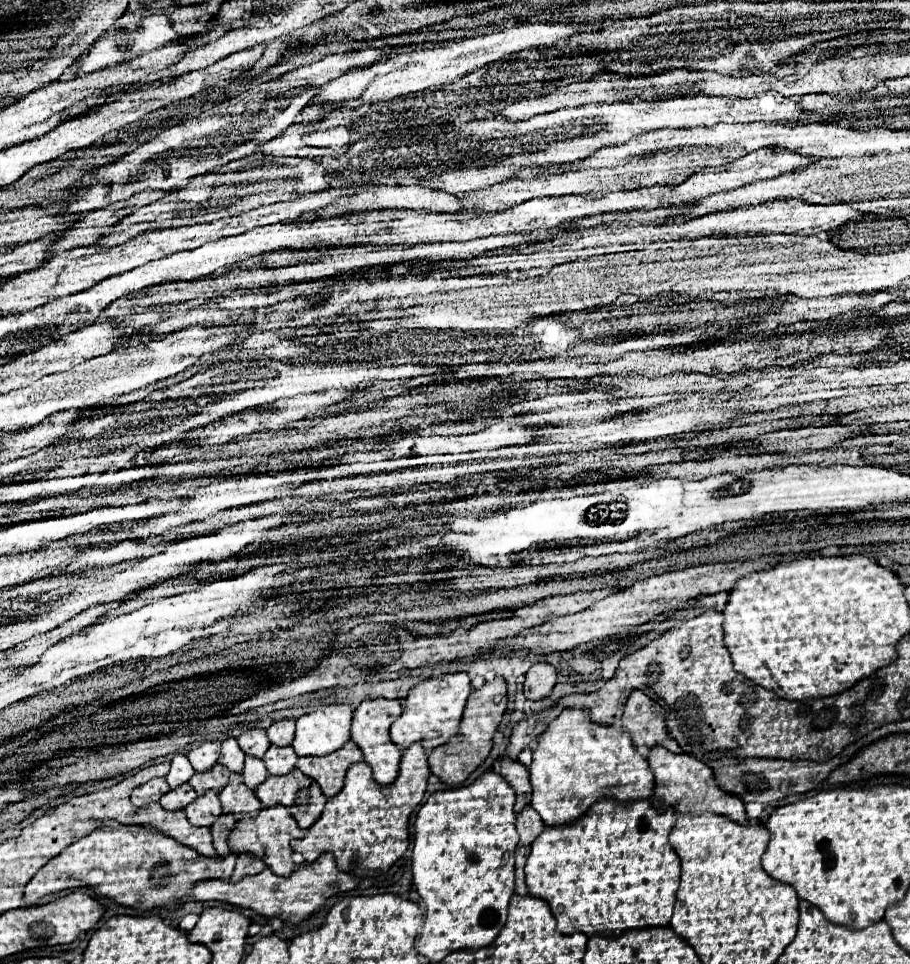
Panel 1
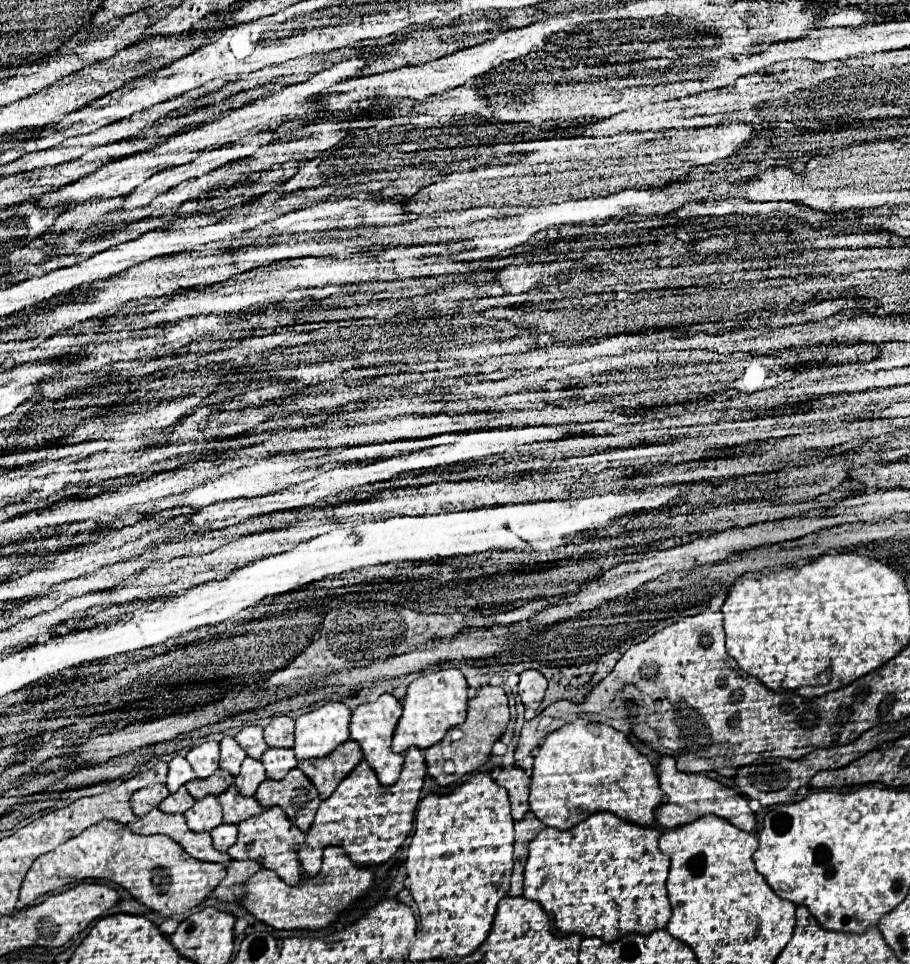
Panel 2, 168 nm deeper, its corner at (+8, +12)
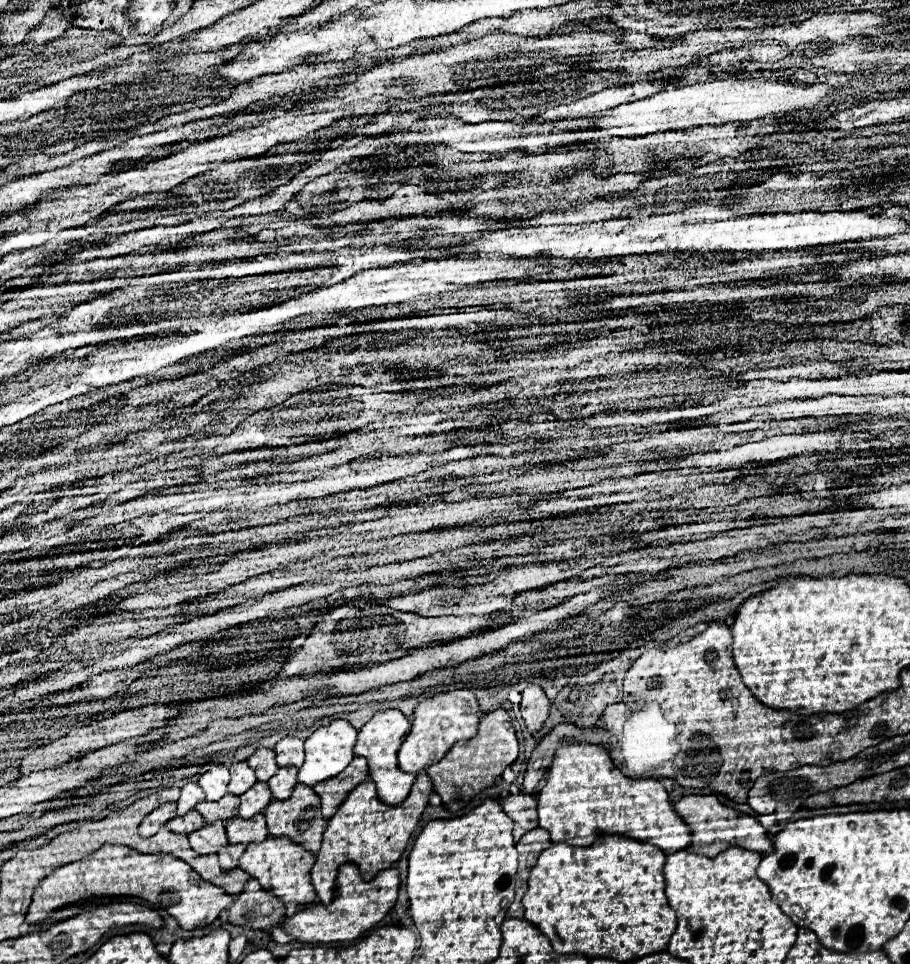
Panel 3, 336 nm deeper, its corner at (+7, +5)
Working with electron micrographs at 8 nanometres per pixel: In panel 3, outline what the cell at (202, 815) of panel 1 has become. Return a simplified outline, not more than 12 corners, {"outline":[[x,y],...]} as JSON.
{"outline":[[223,824],[205,826],[189,834],[199,854],[217,854],[227,846]]}

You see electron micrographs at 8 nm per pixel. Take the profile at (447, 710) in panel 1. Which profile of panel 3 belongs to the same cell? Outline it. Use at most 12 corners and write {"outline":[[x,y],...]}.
{"outline":[[471,690],[423,700],[399,750],[403,772],[437,764],[477,734]]}

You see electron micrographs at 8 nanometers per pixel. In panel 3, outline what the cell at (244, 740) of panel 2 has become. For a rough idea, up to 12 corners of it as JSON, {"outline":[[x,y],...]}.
{"outline":[[257,750],[249,760],[259,782],[267,782],[277,774],[275,752]]}

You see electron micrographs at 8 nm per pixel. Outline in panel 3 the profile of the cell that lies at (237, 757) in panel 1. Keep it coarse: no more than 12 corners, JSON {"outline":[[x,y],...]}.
{"outline":[[245,762],[231,764],[229,792],[245,794],[257,780]]}

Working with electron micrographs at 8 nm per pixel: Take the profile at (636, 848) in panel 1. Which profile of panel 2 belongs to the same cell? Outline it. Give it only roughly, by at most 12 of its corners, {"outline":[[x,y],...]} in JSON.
{"outline":[[608,811],[530,841],[560,935],[664,929],[662,829]]}

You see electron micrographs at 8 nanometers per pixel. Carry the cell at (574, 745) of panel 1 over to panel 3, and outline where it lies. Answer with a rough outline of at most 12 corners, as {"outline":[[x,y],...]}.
{"outline":[[561,744],[537,796],[551,842],[603,834],[685,850],[659,780],[603,746]]}

